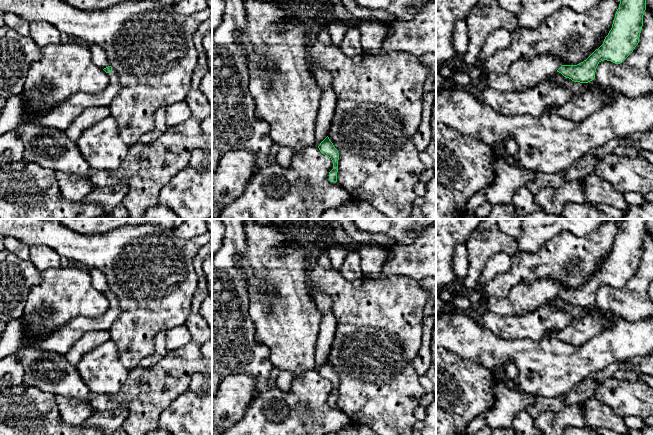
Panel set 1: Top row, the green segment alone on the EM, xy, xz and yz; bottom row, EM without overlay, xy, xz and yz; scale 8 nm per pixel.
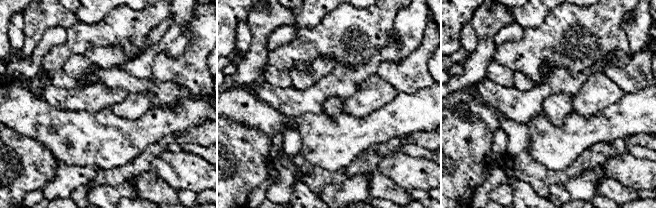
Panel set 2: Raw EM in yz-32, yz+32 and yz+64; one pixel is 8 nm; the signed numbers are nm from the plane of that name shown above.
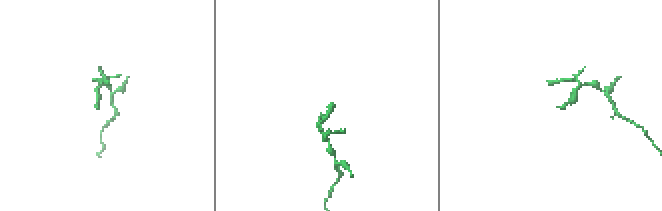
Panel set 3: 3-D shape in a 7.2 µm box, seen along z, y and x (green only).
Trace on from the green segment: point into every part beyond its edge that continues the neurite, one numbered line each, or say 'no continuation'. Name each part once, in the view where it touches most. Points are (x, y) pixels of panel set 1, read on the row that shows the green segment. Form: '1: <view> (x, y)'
1: xy (61, 116)

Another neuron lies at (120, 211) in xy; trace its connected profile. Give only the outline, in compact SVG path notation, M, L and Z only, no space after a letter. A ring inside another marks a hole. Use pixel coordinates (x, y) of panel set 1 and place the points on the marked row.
M121 203L112 210L111 215L116 219L125 219L129 217L129 212L127 208Z

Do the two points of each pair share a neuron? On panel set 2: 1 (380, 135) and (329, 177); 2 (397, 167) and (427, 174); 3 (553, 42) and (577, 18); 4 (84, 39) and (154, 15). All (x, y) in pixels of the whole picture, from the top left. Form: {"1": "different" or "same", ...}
{"1": "different", "2": "same", "3": "same", "4": "same"}

